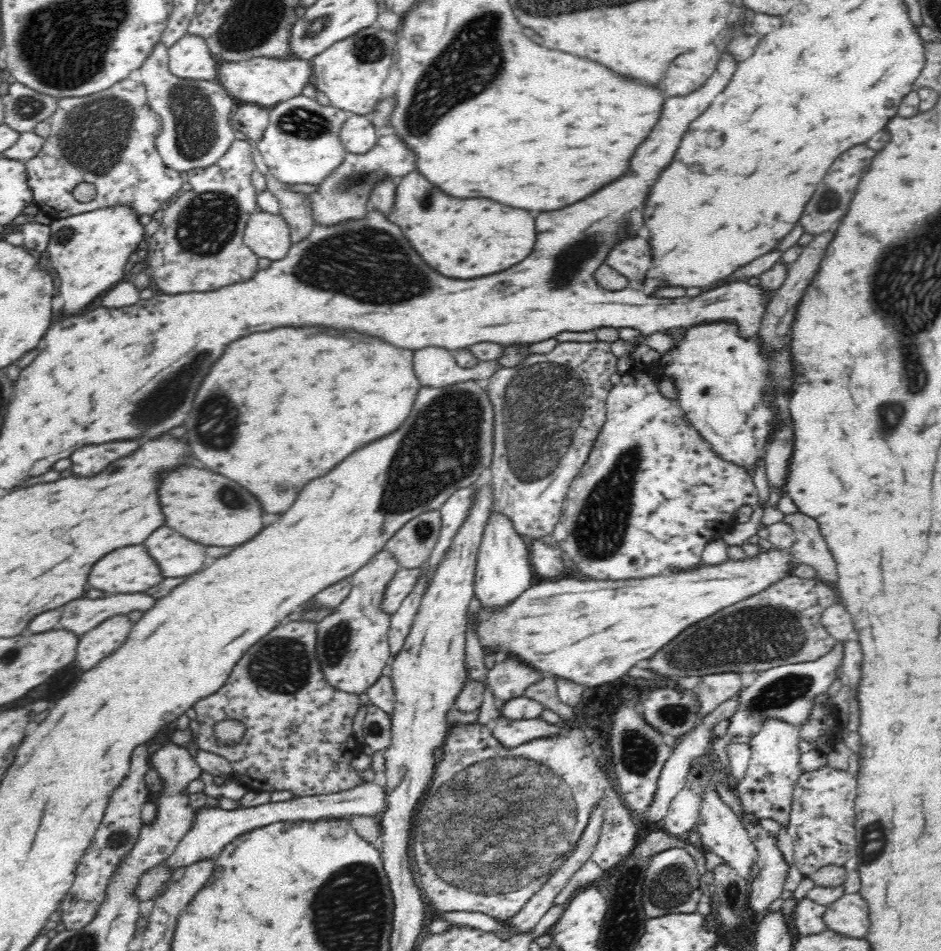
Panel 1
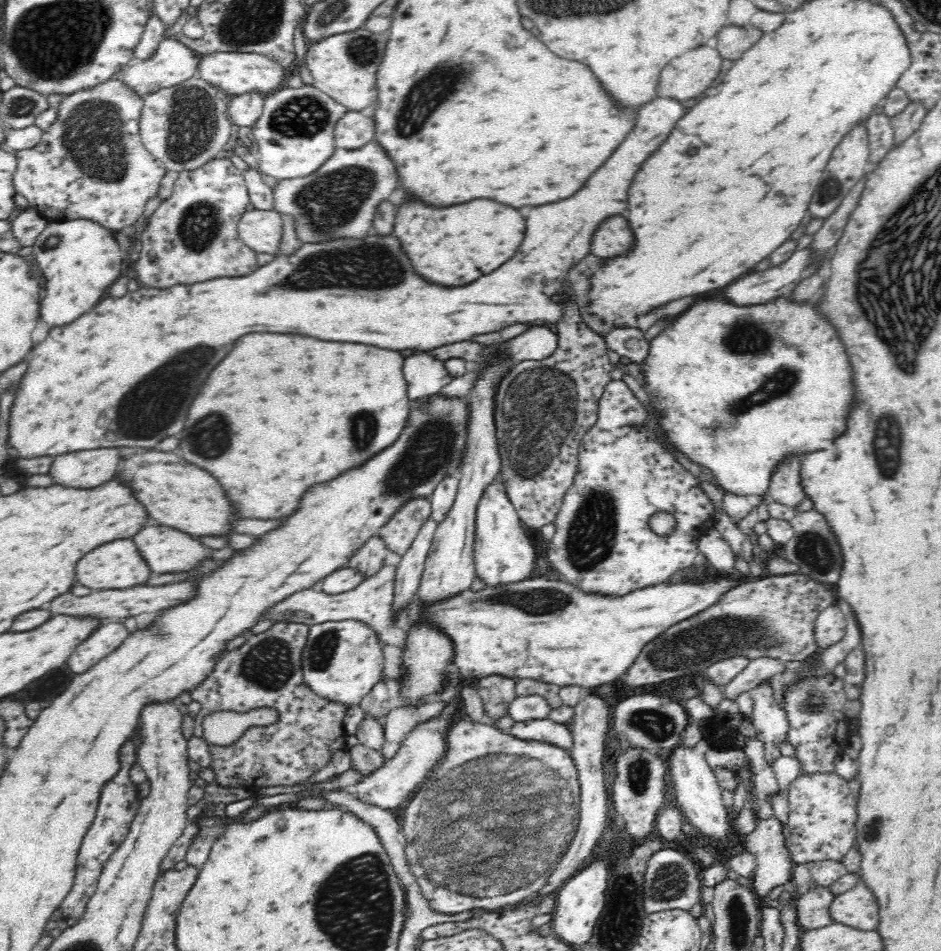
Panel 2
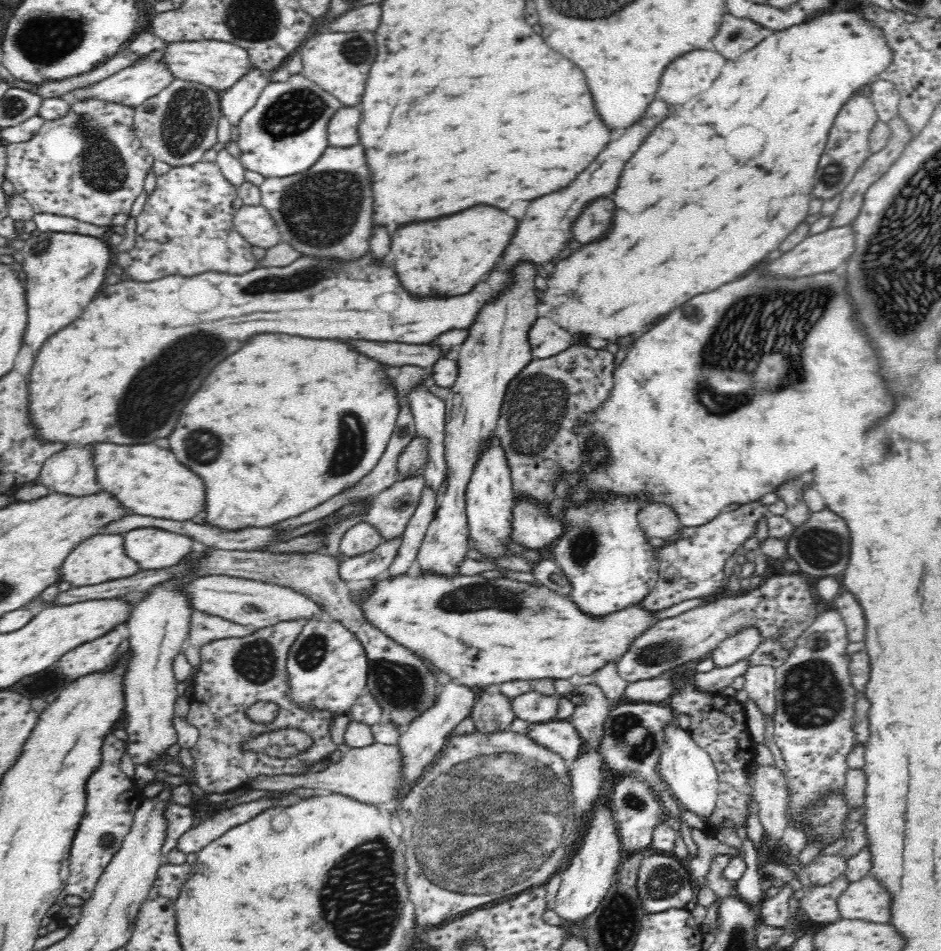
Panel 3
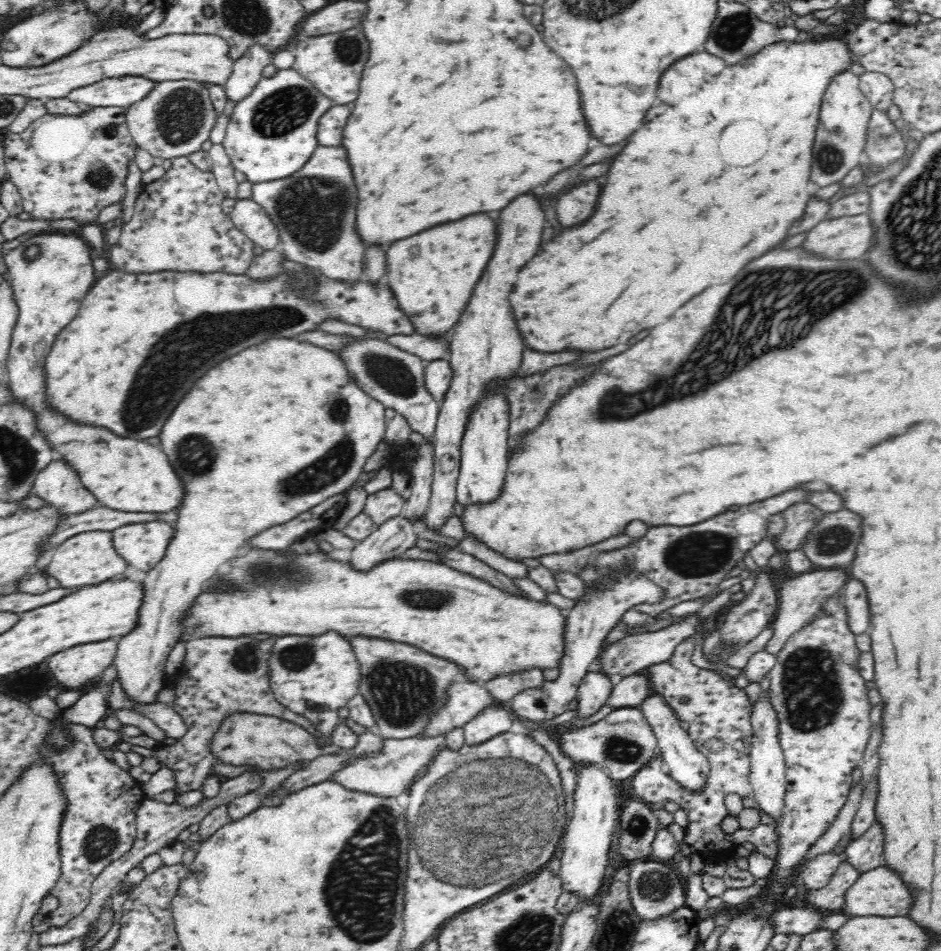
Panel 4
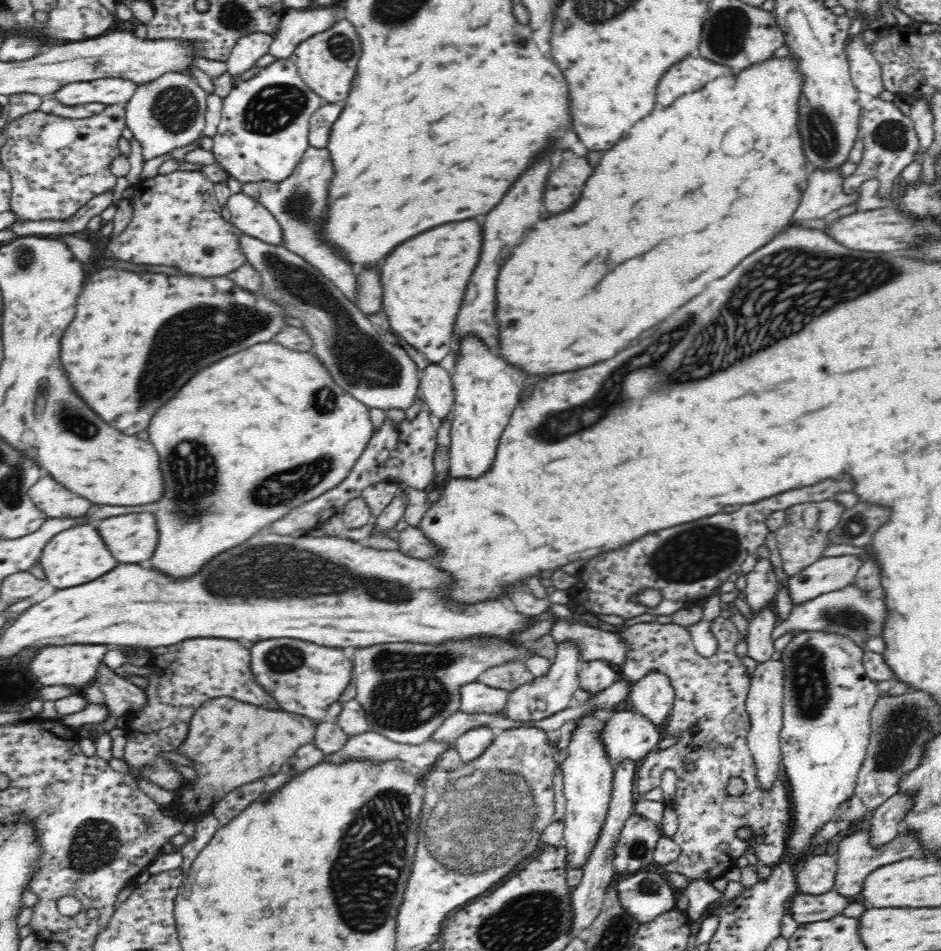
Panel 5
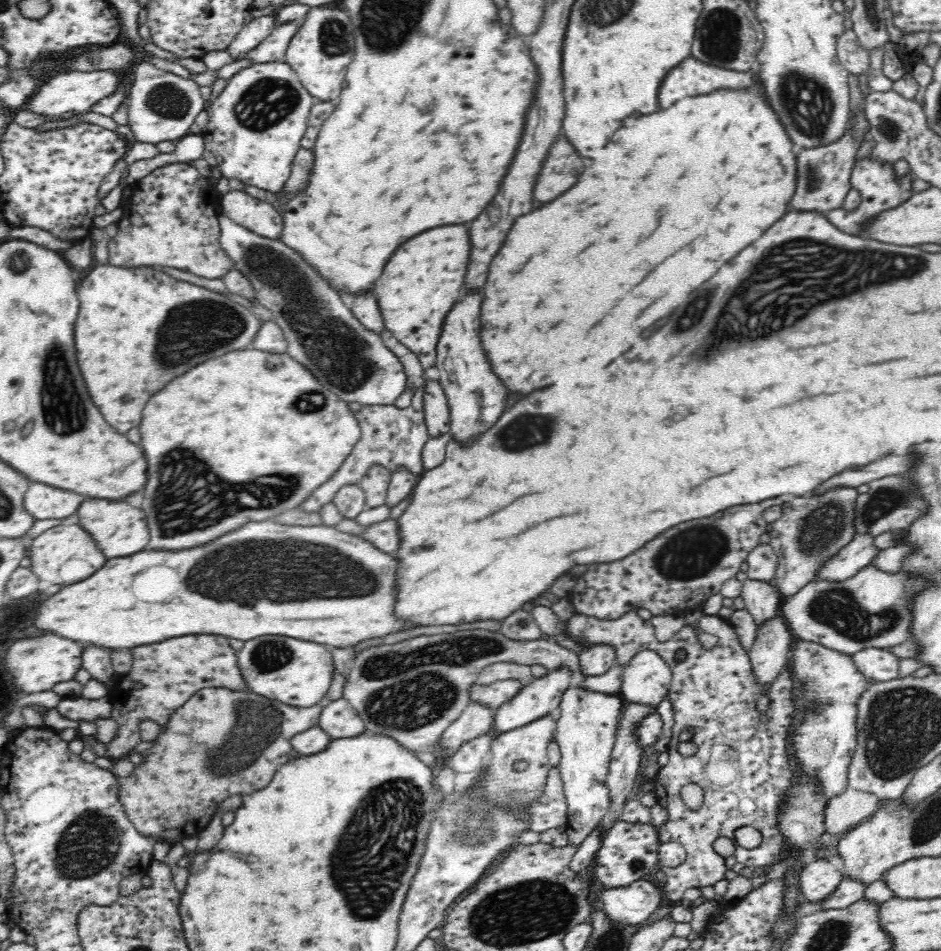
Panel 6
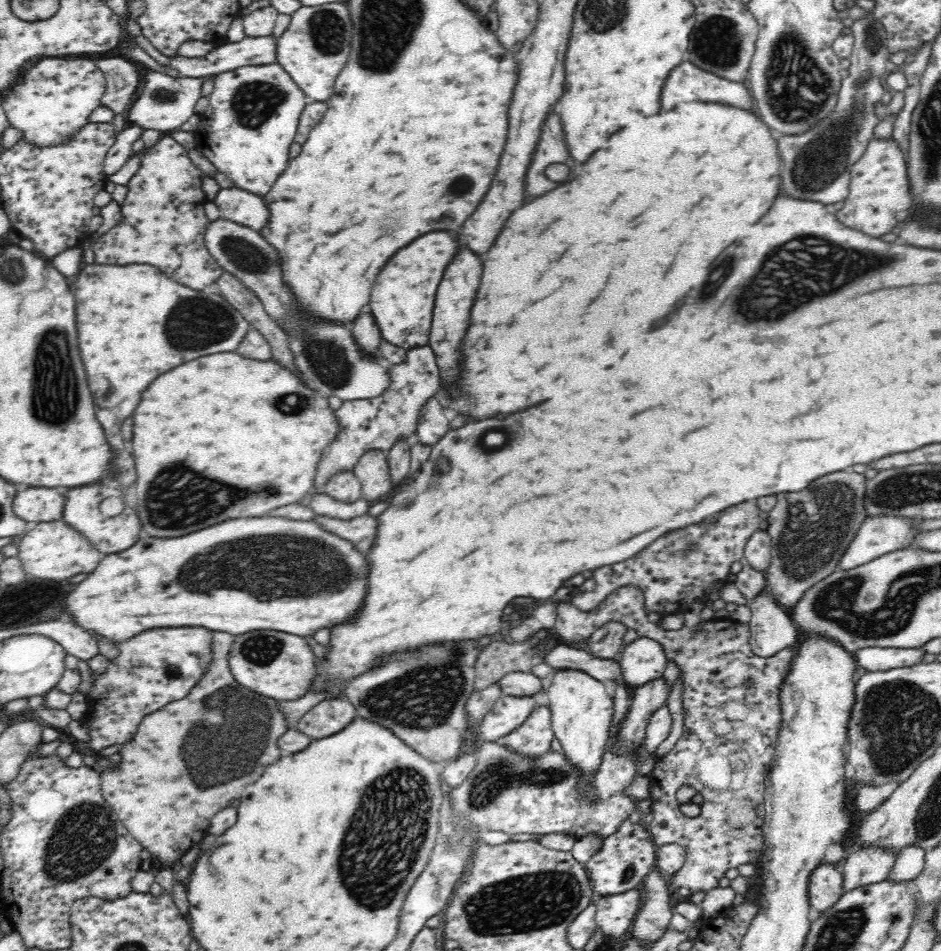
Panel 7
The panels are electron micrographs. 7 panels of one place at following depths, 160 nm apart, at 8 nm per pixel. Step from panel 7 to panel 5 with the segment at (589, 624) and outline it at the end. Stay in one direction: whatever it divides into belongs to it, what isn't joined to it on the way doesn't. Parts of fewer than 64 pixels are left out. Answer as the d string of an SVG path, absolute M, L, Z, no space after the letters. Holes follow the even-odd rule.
M719 616L710 623L710 631L718 642L718 650L708 658L698 654L690 631L676 623L640 622L617 633L629 644L627 659L619 669L621 676L633 682L642 680L648 673L664 673L675 694L662 738L680 738L680 741L648 754L636 774L639 800L660 786L665 770L674 770L678 777L675 811L679 826L672 840L680 845L681 854L674 862L664 865L662 871L712 882L724 876L738 858L746 855L750 841L738 837L740 828L750 828L753 839L760 836L764 840L756 848L760 865L779 864L785 856L793 816L784 775L775 780L770 792L763 792L756 777L754 759L747 745L750 723L745 700L749 678L744 663L734 651L740 638L738 629L730 619ZM684 758L695 762L693 771L682 767ZM732 776L744 780L747 786L744 795L728 794L726 784Z

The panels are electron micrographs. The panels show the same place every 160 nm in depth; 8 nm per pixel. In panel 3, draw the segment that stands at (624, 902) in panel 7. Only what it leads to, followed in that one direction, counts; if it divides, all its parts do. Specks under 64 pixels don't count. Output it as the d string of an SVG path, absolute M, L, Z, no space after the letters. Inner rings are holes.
M659 853L642 860L637 878L637 889L647 913L664 912L671 908L686 909L689 902L696 902L696 888L680 861Z

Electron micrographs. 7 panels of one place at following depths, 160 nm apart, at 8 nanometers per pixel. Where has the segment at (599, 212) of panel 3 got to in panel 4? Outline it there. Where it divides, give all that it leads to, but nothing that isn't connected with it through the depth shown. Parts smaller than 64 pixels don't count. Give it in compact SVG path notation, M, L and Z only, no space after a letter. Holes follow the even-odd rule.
M590 180L588 184L582 184L578 188L572 188L566 194L560 194L556 202L556 210L562 226L570 228L586 222L596 210L598 196L600 196L600 186L596 184L596 180Z

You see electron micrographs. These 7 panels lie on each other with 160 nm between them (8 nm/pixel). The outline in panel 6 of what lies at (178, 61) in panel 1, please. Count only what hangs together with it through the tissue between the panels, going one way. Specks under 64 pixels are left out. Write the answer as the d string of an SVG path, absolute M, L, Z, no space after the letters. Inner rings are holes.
M62 71L47 78L23 109L51 118L72 118L91 110L92 104L115 93L121 85L120 76L108 71Z

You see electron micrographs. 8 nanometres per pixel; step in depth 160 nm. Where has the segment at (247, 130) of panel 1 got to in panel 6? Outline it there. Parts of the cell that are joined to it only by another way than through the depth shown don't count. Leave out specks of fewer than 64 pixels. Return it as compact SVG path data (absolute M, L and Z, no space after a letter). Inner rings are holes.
M261 16L246 23L242 30L233 38L227 48L232 60L247 58L247 54L254 50L265 38L268 38L277 24L276 16Z

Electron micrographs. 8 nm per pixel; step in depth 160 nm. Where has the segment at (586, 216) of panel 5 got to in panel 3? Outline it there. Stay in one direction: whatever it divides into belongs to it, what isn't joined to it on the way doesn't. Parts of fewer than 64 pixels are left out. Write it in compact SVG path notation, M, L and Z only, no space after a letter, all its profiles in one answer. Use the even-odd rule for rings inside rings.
M824 8L812 14L809 19L794 24L780 31L772 31L756 46L744 52L738 60L728 60L722 68L722 74L718 82L706 92L704 100L690 100L684 106L680 106L670 118L666 118L640 146L640 150L630 158L626 164L620 184L614 192L614 204L616 204L616 216L612 222L610 234L594 244L584 246L582 250L574 252L570 258L560 260L554 266L552 276L548 278L548 290L544 294L544 304L538 306L540 316L550 316L560 328L566 328L568 332L584 332L596 338L604 338L614 342L615 339L642 330L644 326L652 324L658 316L664 316L672 312L682 302L694 298L702 292L712 292L720 288L726 282L734 282L736 278L744 276L750 268L760 264L772 250L780 246L780 242L786 240L786 236L798 228L800 222L808 216L810 206L810 190L814 188L814 172L818 168L820 156L824 154L828 132L836 120L836 114L840 112L844 104L848 104L856 93L862 93L865 86L871 85L877 76L885 71L893 61L893 50L889 48L888 41L881 29L875 23L871 23L863 14L852 12L850 9L832 10Z

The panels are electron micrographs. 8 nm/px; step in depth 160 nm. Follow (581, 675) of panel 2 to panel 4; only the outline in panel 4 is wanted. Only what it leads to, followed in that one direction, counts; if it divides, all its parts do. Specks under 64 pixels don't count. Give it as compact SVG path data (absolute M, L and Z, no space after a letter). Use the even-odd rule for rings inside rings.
M252 549L246 556L231 559L232 569L228 575L223 576L223 580L228 585L234 585L232 594L214 593L208 587L196 597L194 604L189 608L185 618L185 631L183 636L194 635L199 637L224 636L236 638L236 636L248 636L256 632L266 632L274 636L286 636L290 634L299 634L300 636L318 636L328 630L339 632L342 636L351 639L358 635L369 636L370 638L384 638L399 643L410 644L424 652L430 653L436 657L452 661L460 667L460 679L470 682L486 682L500 675L510 673L521 673L528 669L538 668L540 670L558 669L564 654L565 638L564 631L567 623L567 616L562 615L562 609L545 600L534 600L523 594L515 592L502 592L502 589L486 583L485 580L476 578L467 572L460 572L444 563L434 563L426 560L413 560L404 558L395 558L378 563L369 571L358 571L352 569L350 563L341 564L340 562L326 557L324 553L308 553L307 555L294 556L294 554L284 553L275 550Z

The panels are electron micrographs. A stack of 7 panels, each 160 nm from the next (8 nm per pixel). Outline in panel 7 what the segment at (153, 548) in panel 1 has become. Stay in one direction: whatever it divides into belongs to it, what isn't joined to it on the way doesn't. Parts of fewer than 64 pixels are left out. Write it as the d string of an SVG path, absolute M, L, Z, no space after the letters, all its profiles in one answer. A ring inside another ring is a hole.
M108 483L84 485L66 490L63 518L72 528L81 532L103 555L116 554L130 548L140 538L142 529L137 509L126 505L117 516L104 516L100 511L100 504L106 498L123 498L120 490Z

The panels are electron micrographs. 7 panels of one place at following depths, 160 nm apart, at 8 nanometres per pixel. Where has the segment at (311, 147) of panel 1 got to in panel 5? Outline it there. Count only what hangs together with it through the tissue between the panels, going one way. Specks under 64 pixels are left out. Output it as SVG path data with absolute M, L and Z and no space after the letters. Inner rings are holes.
M278 59L253 78L238 81L229 94L223 100L222 118L213 137L214 146L211 150L219 166L242 183L280 182L288 178L310 146L310 117L324 106L325 101L304 84L297 66L290 59Z

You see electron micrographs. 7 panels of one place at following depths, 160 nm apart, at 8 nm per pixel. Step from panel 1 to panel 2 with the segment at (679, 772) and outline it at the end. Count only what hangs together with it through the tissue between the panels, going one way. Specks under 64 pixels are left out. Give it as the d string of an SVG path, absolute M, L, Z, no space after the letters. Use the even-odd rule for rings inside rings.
M770 657L749 660L746 668L739 672L726 686L722 687L723 698L735 701L743 692L750 692L766 678L779 674L787 666L786 662Z

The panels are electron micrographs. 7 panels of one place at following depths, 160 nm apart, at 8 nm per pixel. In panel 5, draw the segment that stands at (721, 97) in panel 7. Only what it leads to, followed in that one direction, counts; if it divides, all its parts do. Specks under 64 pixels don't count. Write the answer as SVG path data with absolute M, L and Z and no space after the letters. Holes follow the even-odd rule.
M684 58L674 64L658 84L658 102L670 106L676 98L686 92L696 92L718 76L730 76L732 70L720 64L714 64L706 58Z

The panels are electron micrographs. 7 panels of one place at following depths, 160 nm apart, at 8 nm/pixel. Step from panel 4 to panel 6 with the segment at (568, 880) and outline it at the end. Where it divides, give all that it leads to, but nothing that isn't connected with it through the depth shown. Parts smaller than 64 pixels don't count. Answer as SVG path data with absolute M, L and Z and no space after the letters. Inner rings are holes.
M568 687L562 695L560 719L555 728L555 739L559 744L561 759L559 762L563 792L568 808L567 824L568 844L577 848L598 828L607 814L609 791L606 784L611 754L616 742L616 718L621 715L621 697Z

